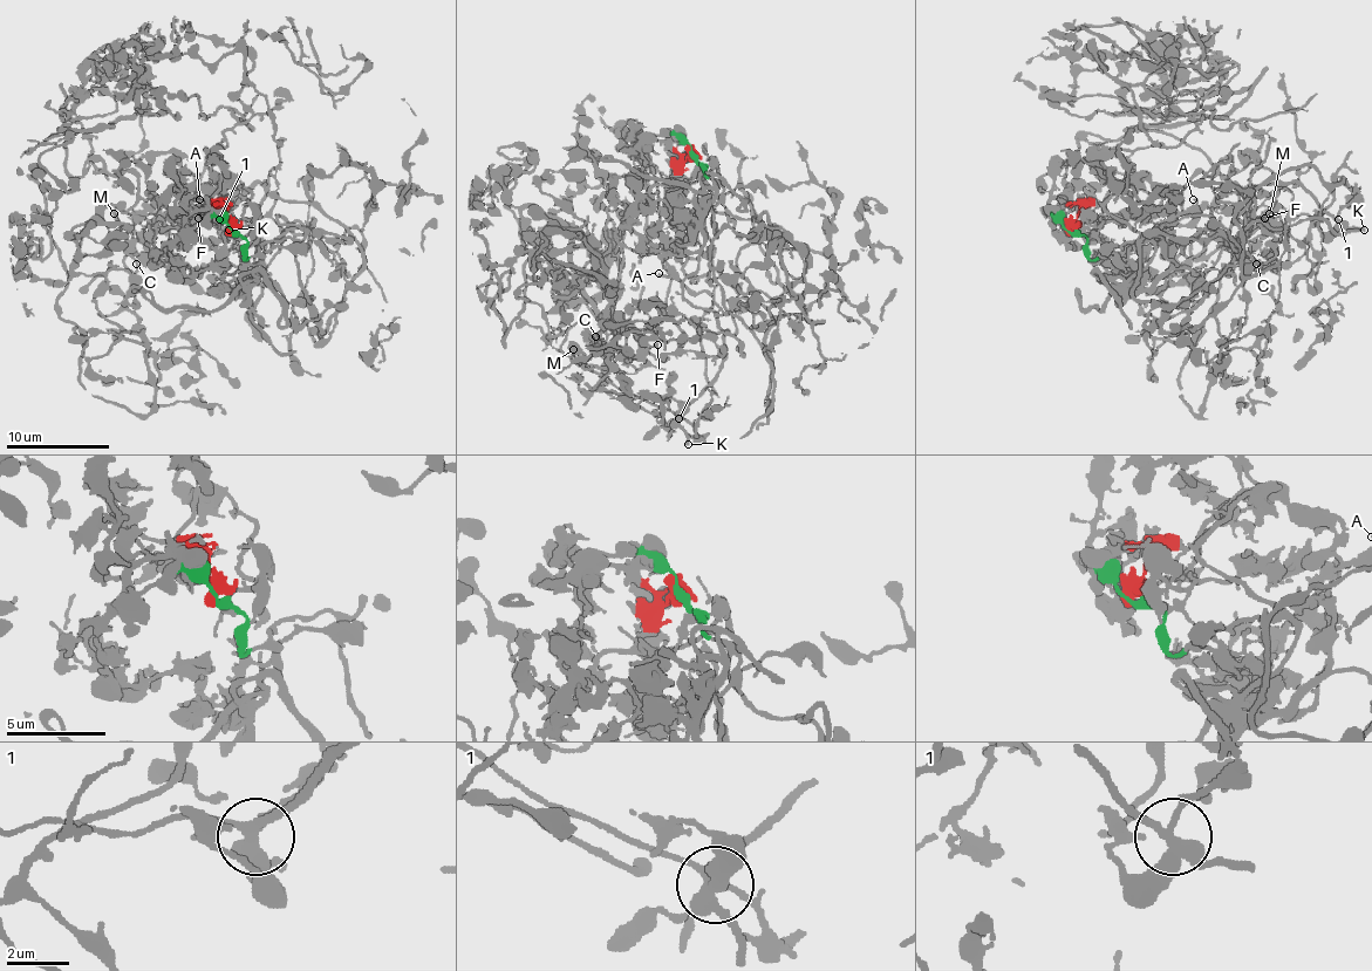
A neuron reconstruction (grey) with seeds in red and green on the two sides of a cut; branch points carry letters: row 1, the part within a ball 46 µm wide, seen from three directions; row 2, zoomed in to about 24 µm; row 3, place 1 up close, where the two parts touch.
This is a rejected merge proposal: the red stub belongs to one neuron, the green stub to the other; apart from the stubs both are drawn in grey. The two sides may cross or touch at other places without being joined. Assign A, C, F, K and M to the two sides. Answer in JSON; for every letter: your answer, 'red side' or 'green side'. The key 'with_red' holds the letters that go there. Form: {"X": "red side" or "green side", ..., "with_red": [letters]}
{"A": "red side", "C": "red side", "F": "red side", "K": "red side", "M": "red side", "with_red": ["A", "C", "F", "K", "M"]}

